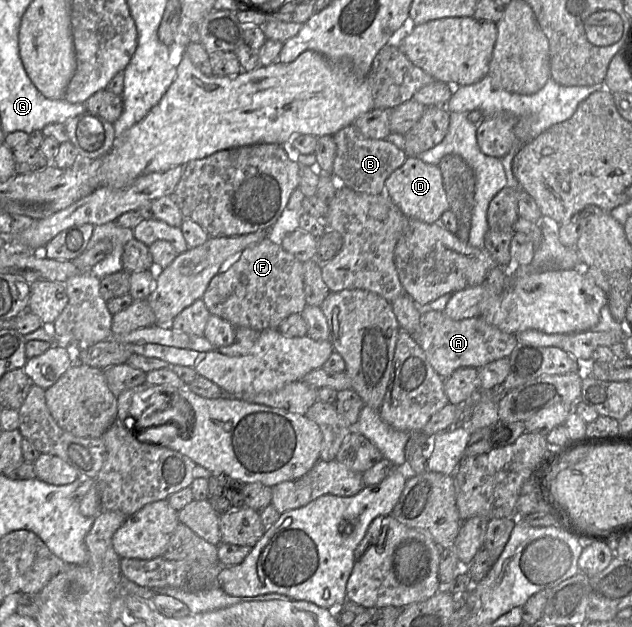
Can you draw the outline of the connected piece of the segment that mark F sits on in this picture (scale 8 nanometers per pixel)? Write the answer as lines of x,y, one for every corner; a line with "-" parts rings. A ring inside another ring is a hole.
269,239
244,249
215,275
203,297
211,315
234,327
256,331
276,329
289,315
301,313
307,305
304,295
303,262

